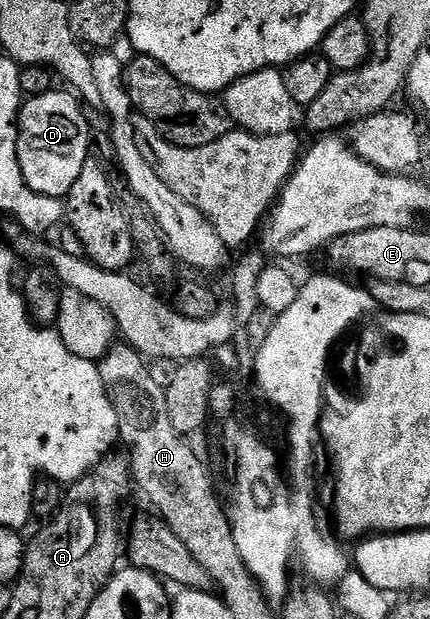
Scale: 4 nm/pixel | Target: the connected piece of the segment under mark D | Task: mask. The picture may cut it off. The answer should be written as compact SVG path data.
M56 92L29 96L21 104L16 122L16 158L29 187L47 197L64 199L89 160L88 121L80 110L81 102L71 92Z

